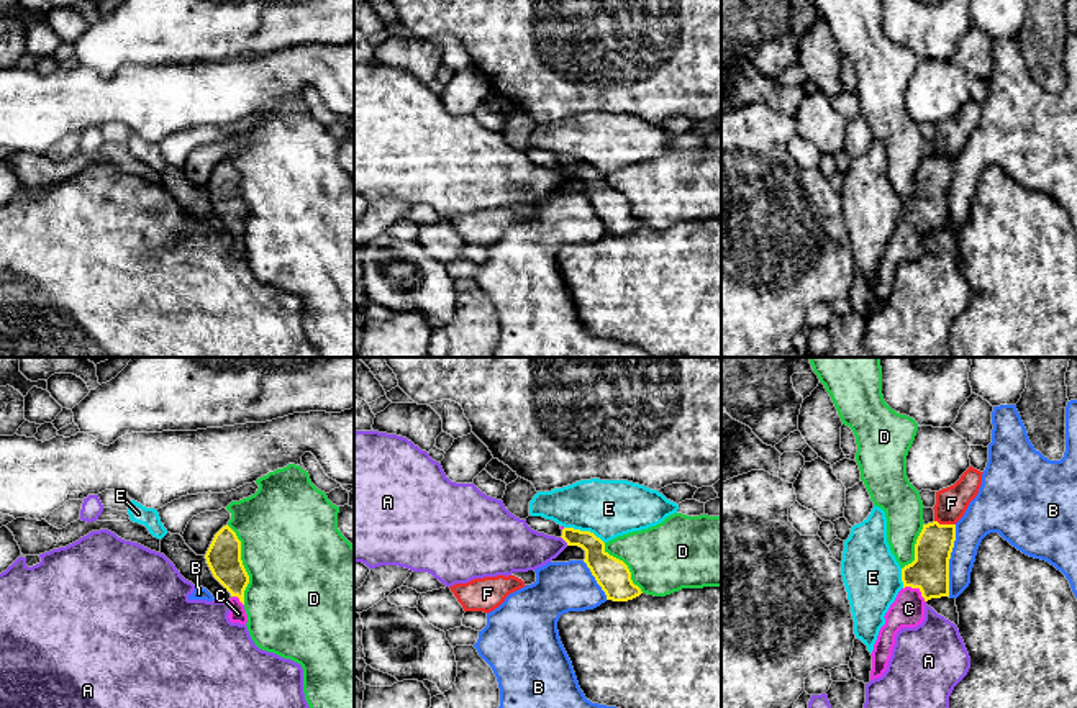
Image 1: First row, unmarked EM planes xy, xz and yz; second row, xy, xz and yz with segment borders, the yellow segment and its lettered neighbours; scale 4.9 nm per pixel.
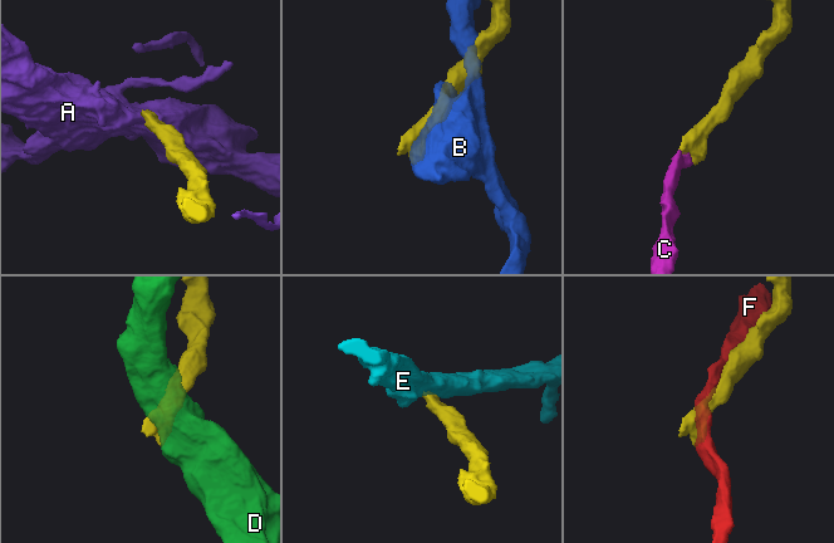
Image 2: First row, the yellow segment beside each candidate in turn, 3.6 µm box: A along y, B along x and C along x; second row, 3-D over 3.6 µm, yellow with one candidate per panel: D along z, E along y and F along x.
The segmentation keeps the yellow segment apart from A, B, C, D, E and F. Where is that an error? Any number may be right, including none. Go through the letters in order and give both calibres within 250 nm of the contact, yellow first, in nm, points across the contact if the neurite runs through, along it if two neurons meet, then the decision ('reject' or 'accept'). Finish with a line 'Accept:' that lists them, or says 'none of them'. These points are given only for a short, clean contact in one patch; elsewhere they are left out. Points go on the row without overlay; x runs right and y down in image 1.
A: 140/240 nm | along xz (561, 169), (568, 177) | reject
B: 190/160 nm | reject
C: 190/160 nm | across yz (930, 204), (917, 220), (908, 241) | accept
D: 170/480 nm | reject
E: 160/280 nm | along xz (564, 159), (589, 163), (604, 176) | reject
F: 190/160 nm | reject
Accept: C

